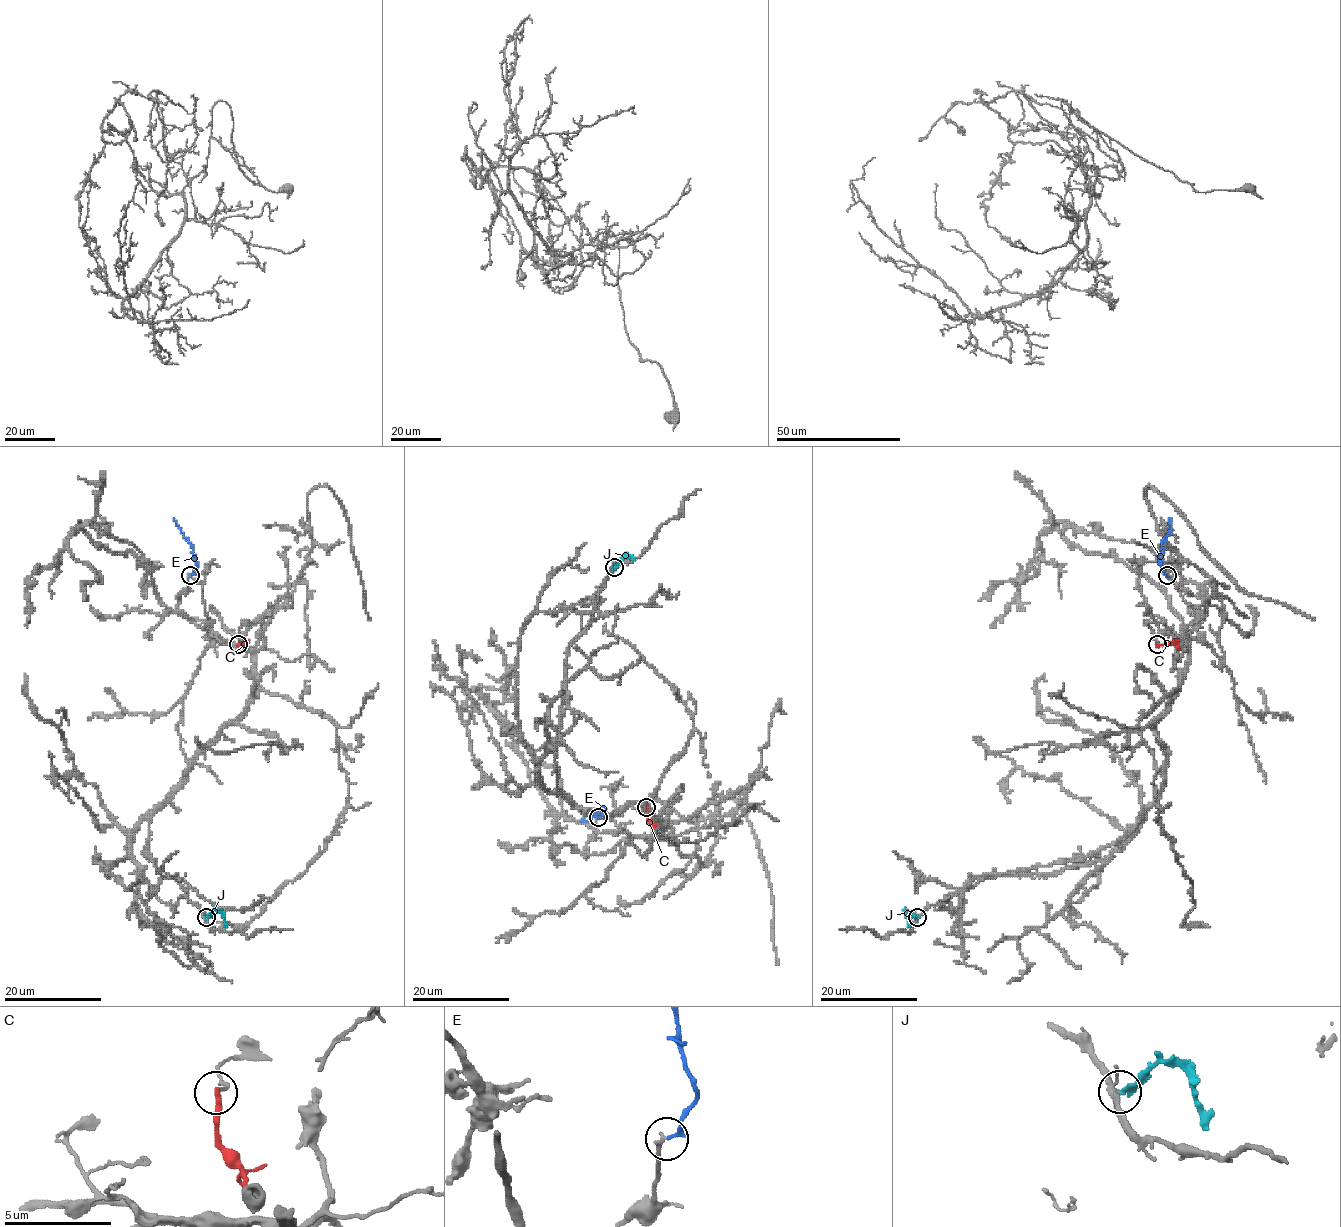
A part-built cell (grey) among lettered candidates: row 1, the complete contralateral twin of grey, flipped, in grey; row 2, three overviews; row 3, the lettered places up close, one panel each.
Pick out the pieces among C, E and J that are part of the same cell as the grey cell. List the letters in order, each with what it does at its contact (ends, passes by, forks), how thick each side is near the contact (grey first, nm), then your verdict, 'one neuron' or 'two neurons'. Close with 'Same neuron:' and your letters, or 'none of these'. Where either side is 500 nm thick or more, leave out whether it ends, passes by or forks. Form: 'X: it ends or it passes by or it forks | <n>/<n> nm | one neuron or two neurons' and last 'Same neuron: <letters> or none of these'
C: it ends | 120/280 nm | two neurons
E: it ends | 240/160 nm | one neuron
J: it ends | 220/260 nm | two neurons
Same neuron: E

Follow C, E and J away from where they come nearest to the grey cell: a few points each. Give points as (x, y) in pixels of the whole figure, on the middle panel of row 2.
C: (646, 807), (646, 818), (652, 828)
E: (598, 816), (605, 810), (587, 821), (582, 819)
J: (615, 567), (623, 557), (628, 556), (634, 561)

